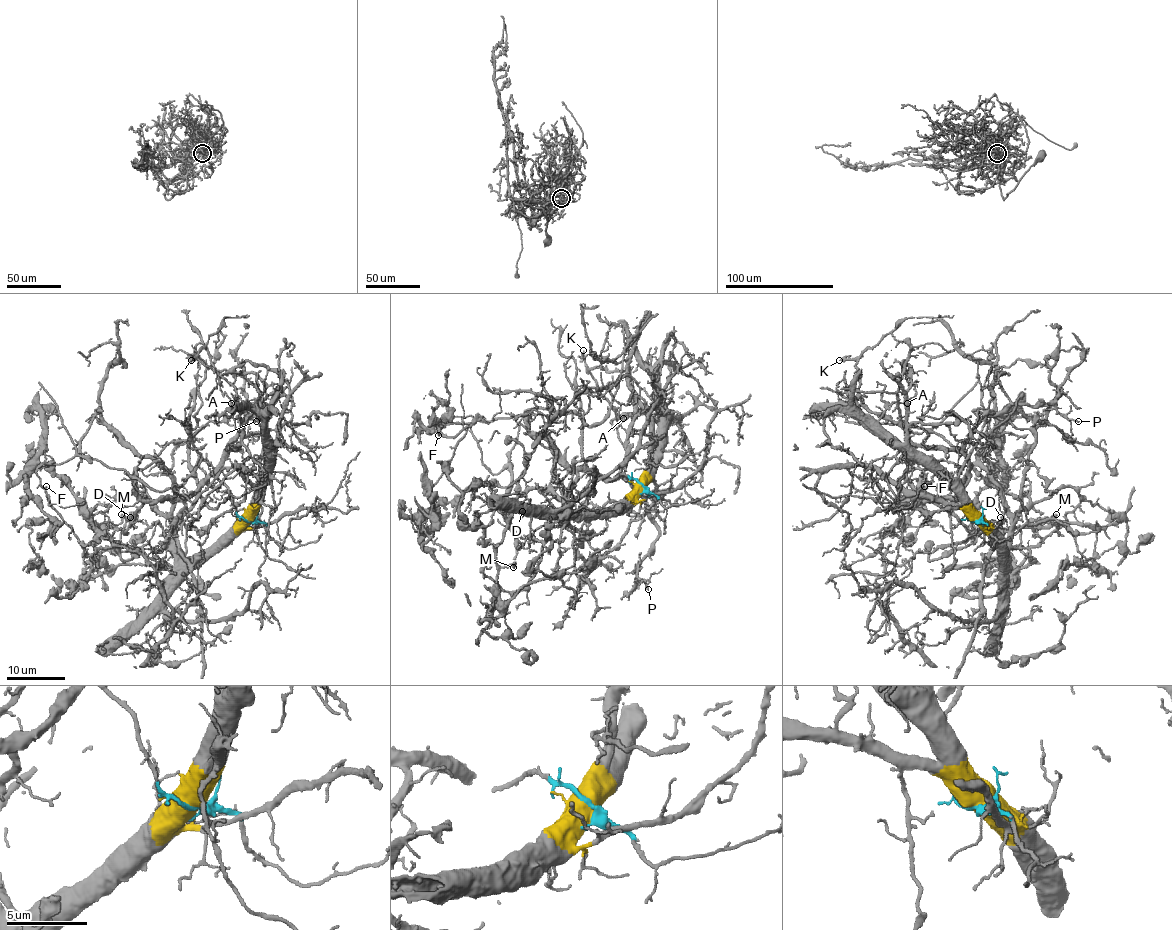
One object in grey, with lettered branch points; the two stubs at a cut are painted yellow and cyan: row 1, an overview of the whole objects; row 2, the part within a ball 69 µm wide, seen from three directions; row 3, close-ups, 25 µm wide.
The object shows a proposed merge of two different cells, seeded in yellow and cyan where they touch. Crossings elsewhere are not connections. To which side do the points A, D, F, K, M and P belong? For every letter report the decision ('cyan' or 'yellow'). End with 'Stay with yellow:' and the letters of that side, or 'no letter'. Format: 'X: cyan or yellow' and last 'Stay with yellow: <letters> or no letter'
A: yellow
D: yellow
F: cyan
K: cyan
M: cyan
P: cyan
Stay with yellow: A, D

